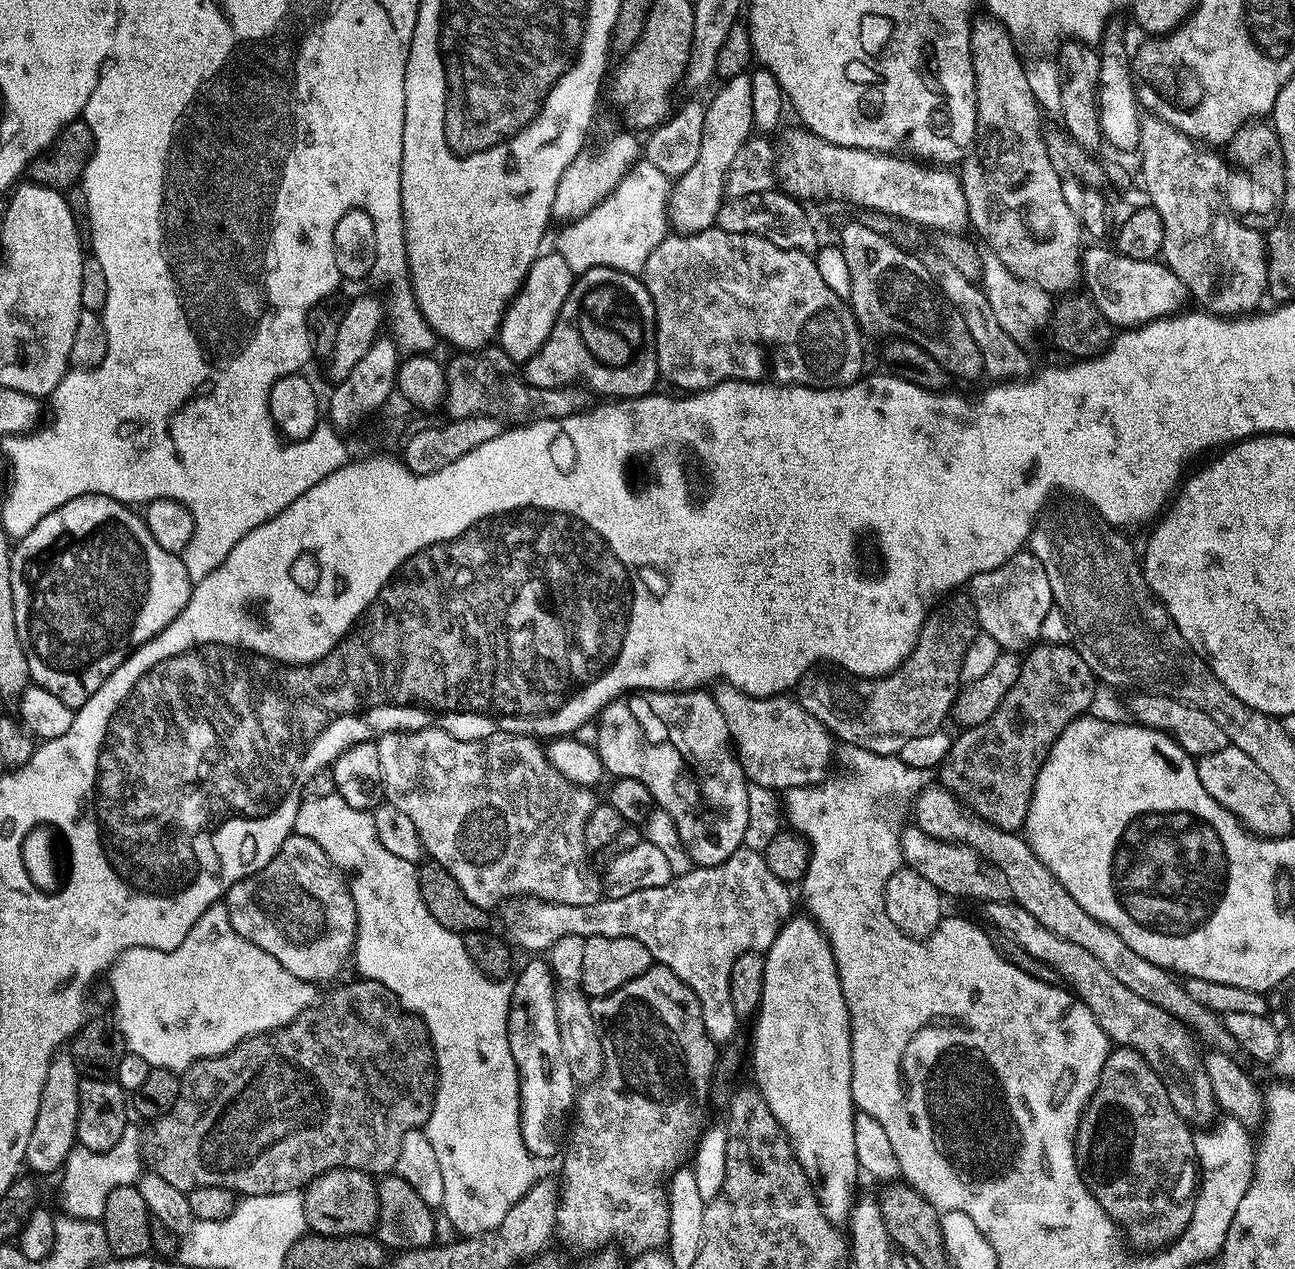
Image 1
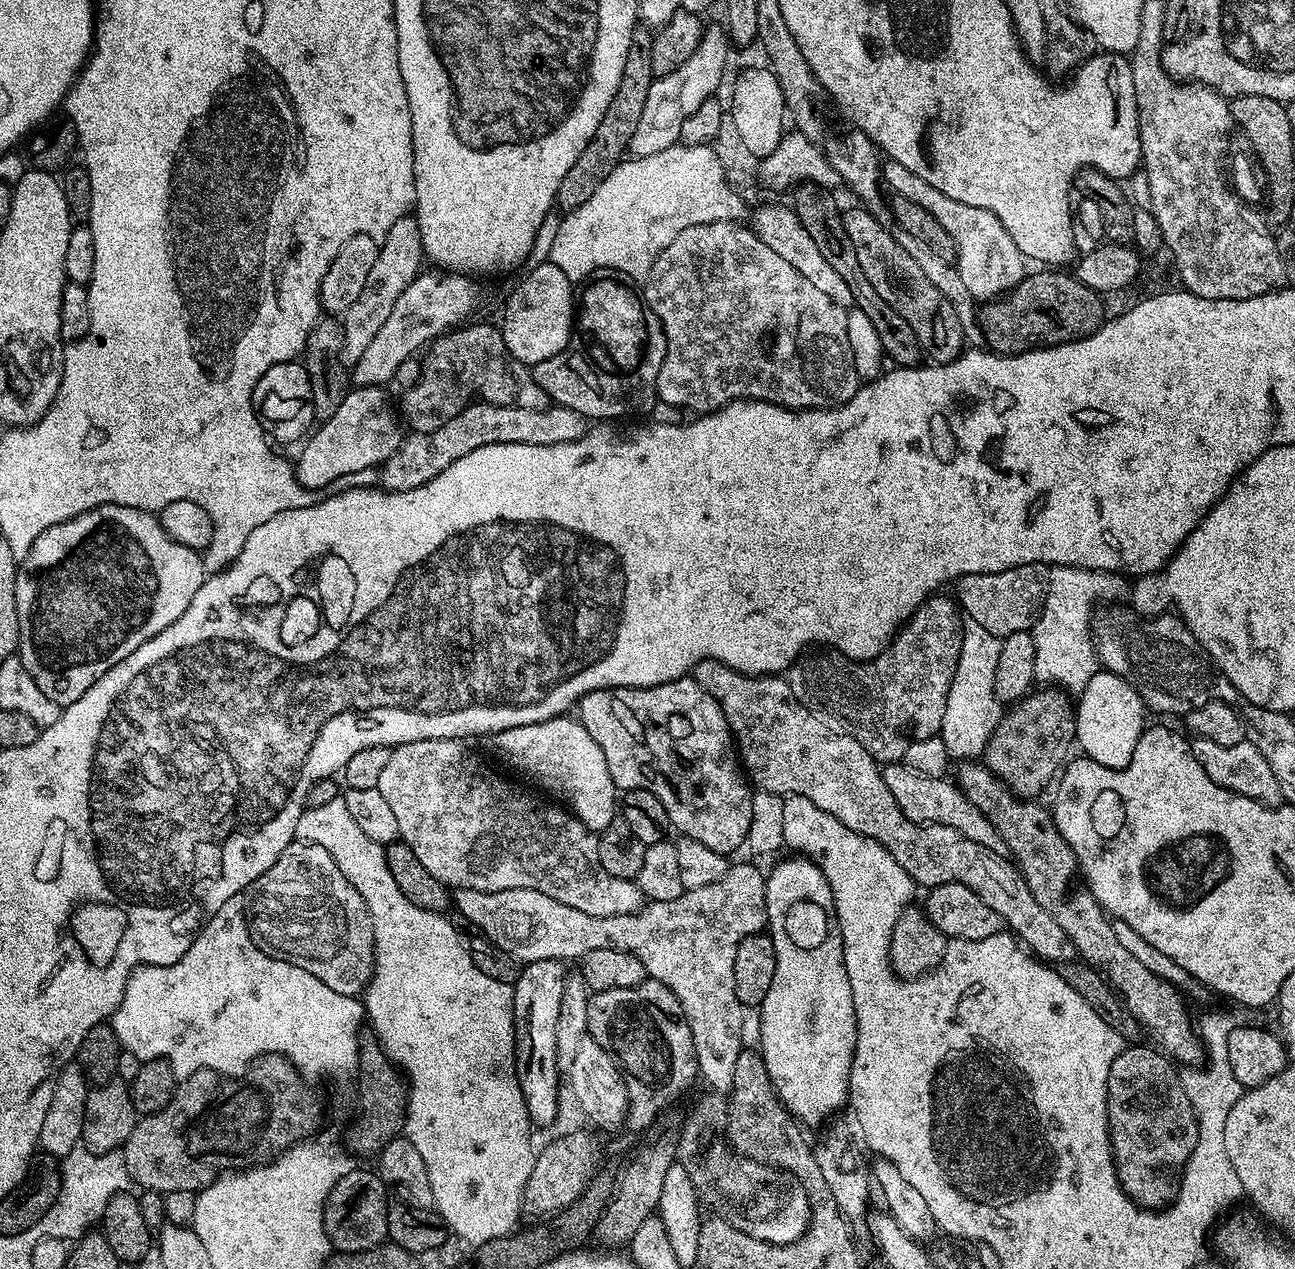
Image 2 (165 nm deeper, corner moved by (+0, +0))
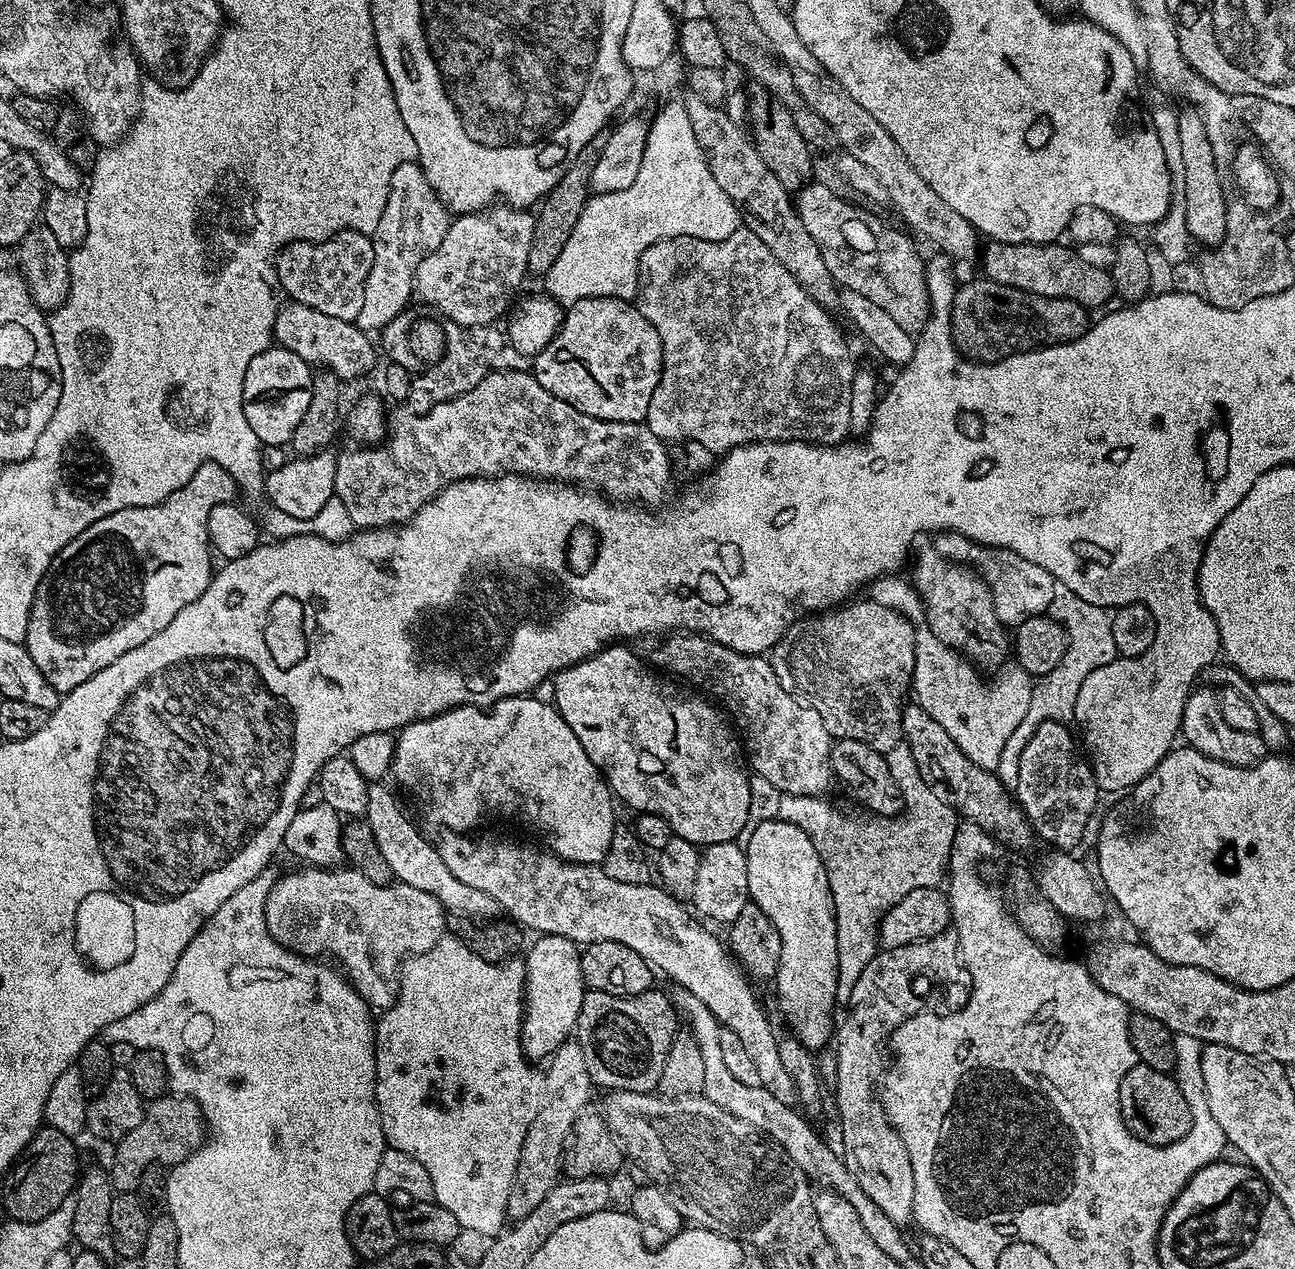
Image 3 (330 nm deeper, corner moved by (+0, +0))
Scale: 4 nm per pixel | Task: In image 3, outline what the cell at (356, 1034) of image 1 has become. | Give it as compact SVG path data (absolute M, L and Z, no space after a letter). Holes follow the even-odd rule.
M165 1094L145 1107L144 1117L115 1145L110 1175L116 1192L130 1192L139 1185L145 1168L175 1166L196 1151L206 1139L206 1125L200 1108L187 1096Z

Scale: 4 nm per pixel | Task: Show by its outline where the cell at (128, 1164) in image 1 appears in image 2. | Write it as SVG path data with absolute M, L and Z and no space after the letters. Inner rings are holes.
M81 1144L61 1159L60 1186L54 1204L34 1224L32 1232L37 1237L52 1237L69 1242L79 1240L104 1217L106 1202L119 1192L131 1191L134 1181L126 1170L123 1153L117 1149L102 1156L94 1156Z

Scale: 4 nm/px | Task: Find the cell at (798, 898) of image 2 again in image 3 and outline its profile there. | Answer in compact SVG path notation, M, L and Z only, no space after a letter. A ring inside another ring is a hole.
M779 818L762 822L754 830L754 834L750 834L744 857L751 903L758 905L766 918L770 918L774 926L778 926L778 934L782 938L782 958L778 962L774 985L776 984L776 996L780 999L780 1008L788 1015L787 1027L806 1047L819 1050L827 1040L829 1043L833 1039L834 1020L832 1024L831 1012L832 1007L837 1007L838 1004L836 911L822 858L818 858L818 850L814 850L814 842L810 842L806 833L798 826Z

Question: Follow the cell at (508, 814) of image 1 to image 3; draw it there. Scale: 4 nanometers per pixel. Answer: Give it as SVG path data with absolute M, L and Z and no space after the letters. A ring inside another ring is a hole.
M444 834L438 841L442 862L446 862L446 870L450 870L450 874L454 874L458 882L466 882L466 886L474 886L474 890L490 894L490 898L497 900L501 909L515 923L525 929L533 928L533 933L565 936L577 946L611 940L630 946L630 950L634 950L634 954L642 954L644 961L651 964L653 969L660 971L661 968L675 981L675 985L685 988L696 998L706 1002L716 1021L738 1034L742 1047L750 1054L750 1059L758 1070L760 1087L774 1094L778 1102L790 1105L797 1103L796 1084L782 1066L782 1058L778 1058L777 1033L772 1032L767 1016L760 1009L760 1004L752 993L753 985L738 967L737 961L730 955L721 937L719 940L714 933L707 932L703 928L705 925L681 901L675 900L663 887L655 883L630 886L630 882L618 882L610 878L610 874L606 874L599 864L571 864L559 856L544 850L539 852L538 849L531 848L528 844L519 844L516 840L499 840L496 836L490 837L489 840L471 840L470 837L468 834Z

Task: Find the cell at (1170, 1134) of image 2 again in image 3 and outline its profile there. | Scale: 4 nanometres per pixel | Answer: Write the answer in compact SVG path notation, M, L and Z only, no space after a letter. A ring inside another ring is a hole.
M1137 1062L1122 1078L1120 1109L1126 1126L1136 1137L1147 1144L1166 1146L1176 1144L1192 1128L1194 1108L1188 1105L1184 1092L1172 1081L1167 1072L1159 1072Z

